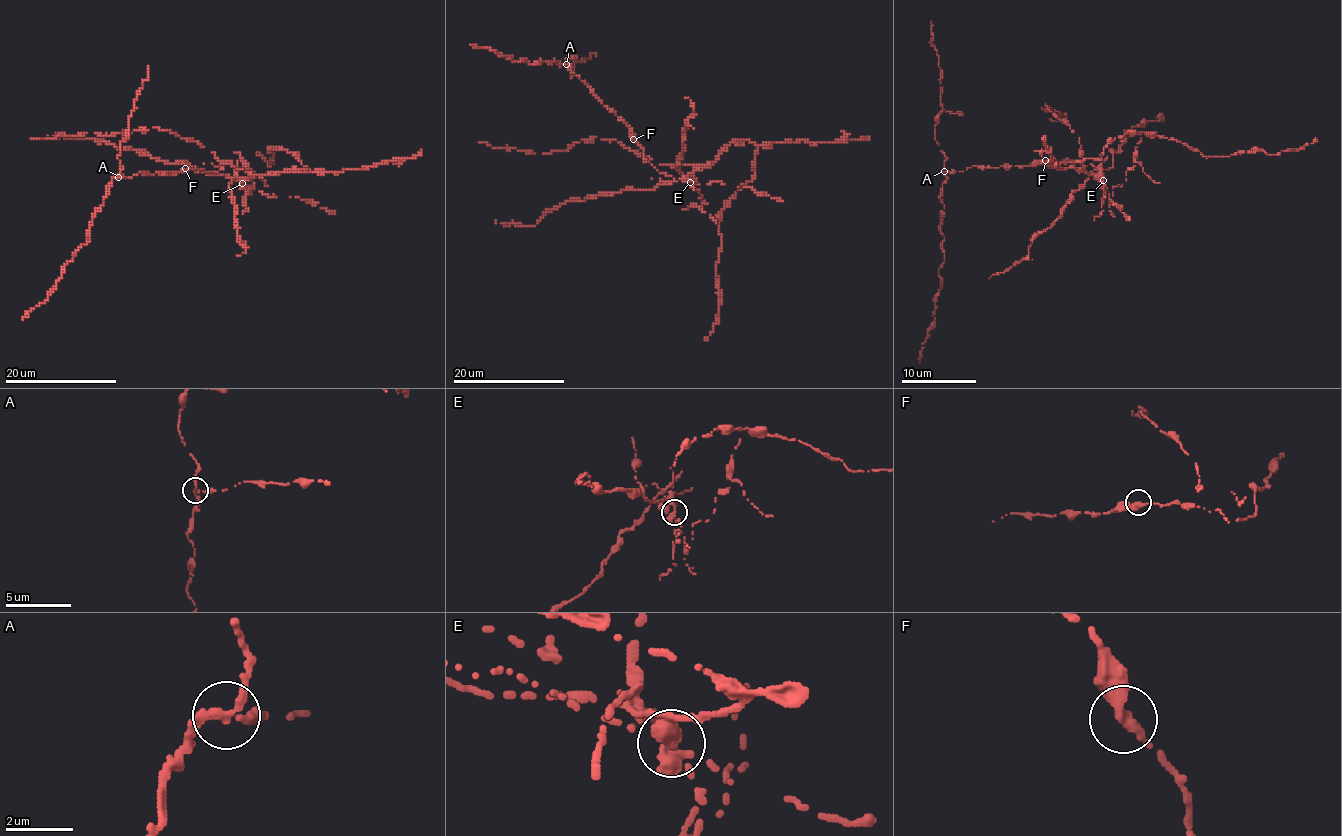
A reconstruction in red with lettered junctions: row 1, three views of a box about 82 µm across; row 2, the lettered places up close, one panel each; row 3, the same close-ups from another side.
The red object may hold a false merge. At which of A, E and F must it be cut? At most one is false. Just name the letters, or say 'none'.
E

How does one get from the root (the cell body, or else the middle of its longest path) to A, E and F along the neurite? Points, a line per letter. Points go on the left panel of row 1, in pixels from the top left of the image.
A: (218, 173), (186, 168), (181, 173), (139, 173), (132, 177), (118, 177)
E: (218, 173), (231, 180), (236, 178), (242, 184)
F: (218, 173), (185, 168)

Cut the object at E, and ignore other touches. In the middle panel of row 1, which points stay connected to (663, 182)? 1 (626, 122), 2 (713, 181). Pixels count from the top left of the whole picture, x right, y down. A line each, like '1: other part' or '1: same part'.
1: other part
2: other part

